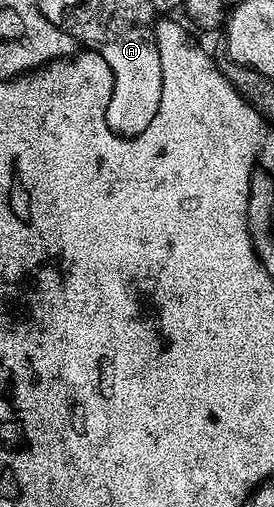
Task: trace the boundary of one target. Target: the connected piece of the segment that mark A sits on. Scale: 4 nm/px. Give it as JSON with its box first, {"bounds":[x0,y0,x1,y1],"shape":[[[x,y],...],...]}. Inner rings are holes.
{"bounds":[77,20,162,137],"shape":[[[155,20],[140,21],[140,25],[128,25],[128,29],[120,29],[116,37],[108,37],[108,41],[88,41],[88,37],[80,37],[77,44],[85,50],[96,53],[106,59],[114,75],[114,91],[107,104],[107,125],[122,137],[137,137],[150,125],[158,111],[158,103],[162,99],[162,65],[161,56],[155,34]]]}

